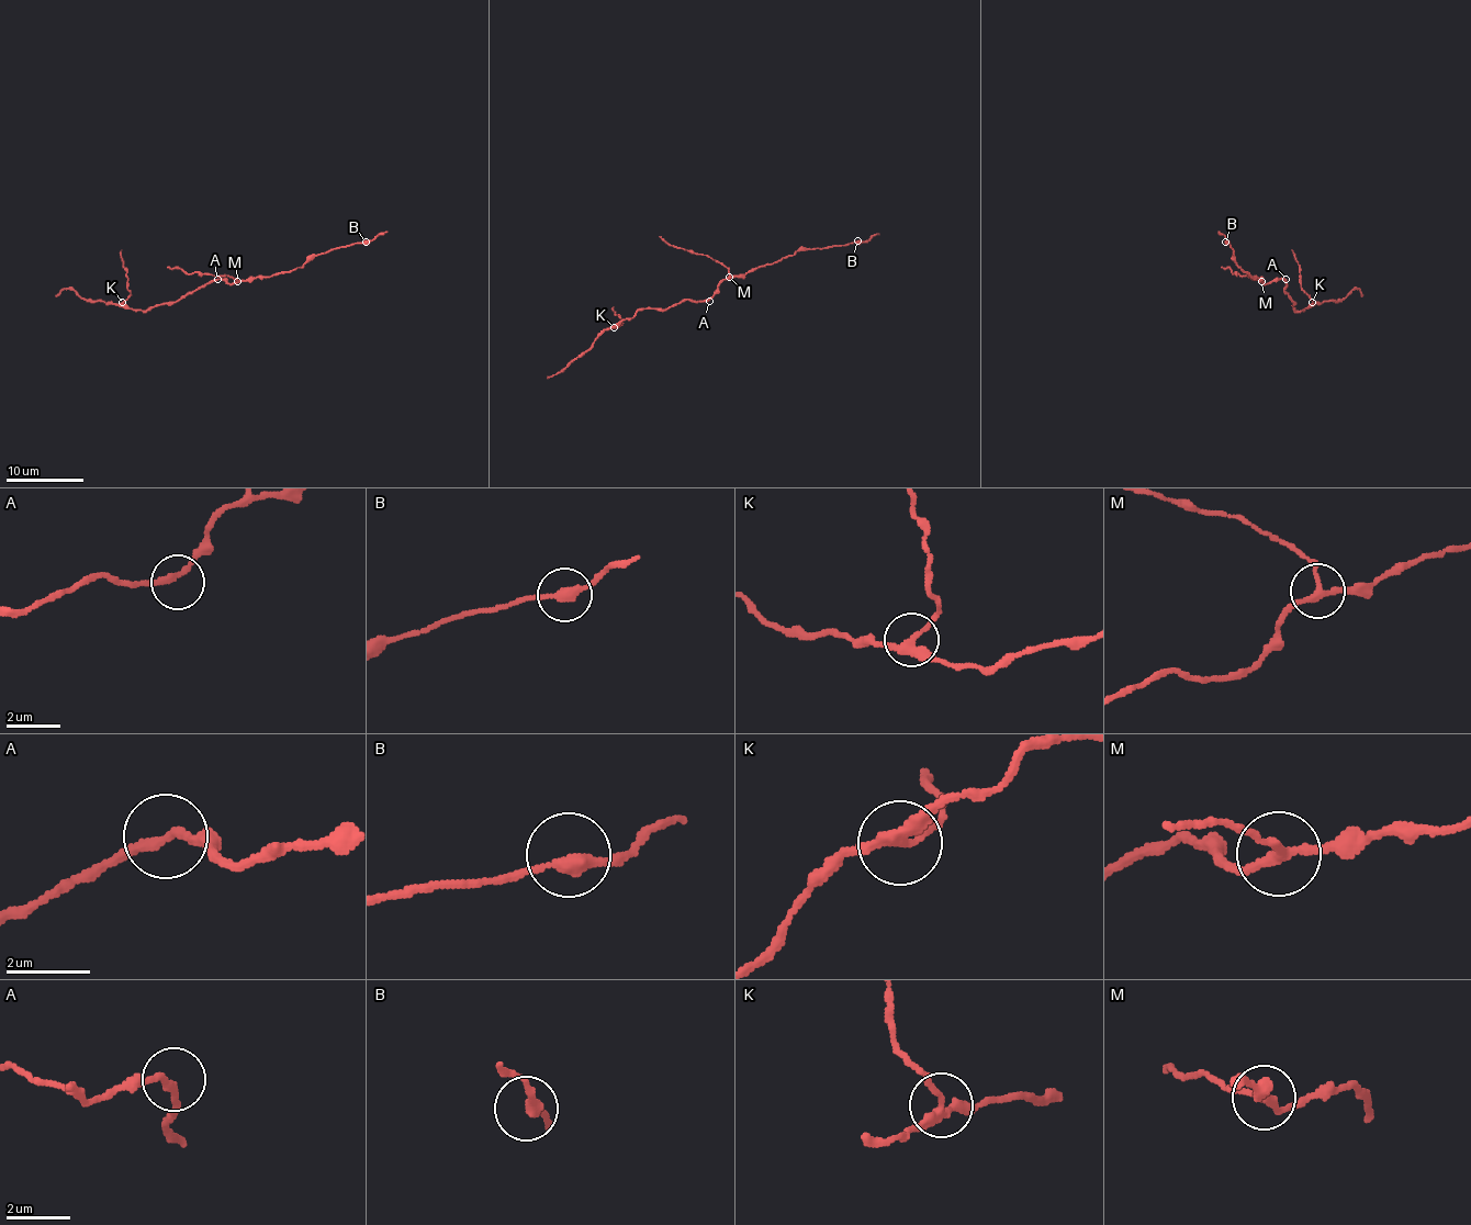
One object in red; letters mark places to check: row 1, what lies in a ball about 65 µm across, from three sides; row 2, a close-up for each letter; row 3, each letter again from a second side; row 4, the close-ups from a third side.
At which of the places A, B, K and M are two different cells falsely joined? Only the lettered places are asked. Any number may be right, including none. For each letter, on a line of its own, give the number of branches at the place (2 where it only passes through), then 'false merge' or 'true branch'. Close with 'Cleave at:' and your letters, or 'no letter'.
A: branches 2; true branch
B: branches 2; true branch
K: branches 3; false merge
M: branches 3; false merge
Cleave at: K, M

